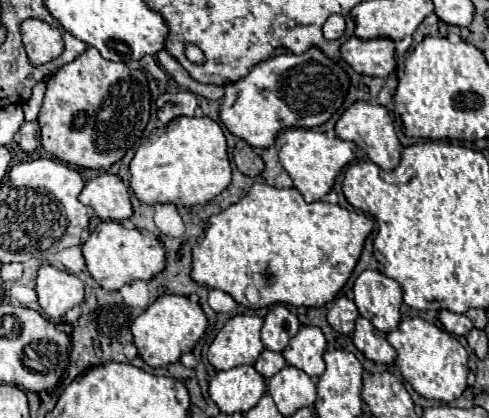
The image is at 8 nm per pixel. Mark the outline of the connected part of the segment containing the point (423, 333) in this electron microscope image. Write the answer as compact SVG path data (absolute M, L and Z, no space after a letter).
M406 318L392 330L388 336L390 346L396 350L396 364L404 376L404 380L424 398L452 402L466 390L466 374L468 374L468 352L466 348L446 330L422 320L422 318Z

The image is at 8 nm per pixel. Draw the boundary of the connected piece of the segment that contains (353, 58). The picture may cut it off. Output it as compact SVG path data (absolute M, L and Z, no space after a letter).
M352 36L342 44L342 58L360 74L386 78L396 70L396 42L390 38L362 40Z

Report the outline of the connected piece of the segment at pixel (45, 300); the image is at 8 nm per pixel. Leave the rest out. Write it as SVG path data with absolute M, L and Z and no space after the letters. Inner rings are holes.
M42 264L38 270L36 294L42 310L52 320L60 320L72 306L82 304L84 282L70 272L62 272L50 264Z

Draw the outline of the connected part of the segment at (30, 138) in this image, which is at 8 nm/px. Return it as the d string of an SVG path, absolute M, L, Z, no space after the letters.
M24 122L18 132L18 144L24 152L34 152L40 146L40 126L38 122Z

